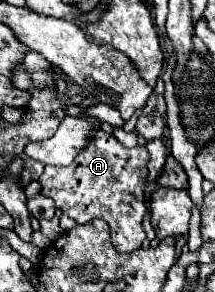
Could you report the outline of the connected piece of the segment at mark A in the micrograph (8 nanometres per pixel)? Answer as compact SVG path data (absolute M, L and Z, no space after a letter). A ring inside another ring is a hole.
M96 129L92 141L76 155L76 161L68 167L46 165L40 175L42 195L52 197L56 207L76 223L90 223L92 219L104 219L110 225L112 243L120 253L132 253L140 249L146 239L142 229L142 217L146 213L142 181L148 175L146 147L126 149L118 139L102 129Z

